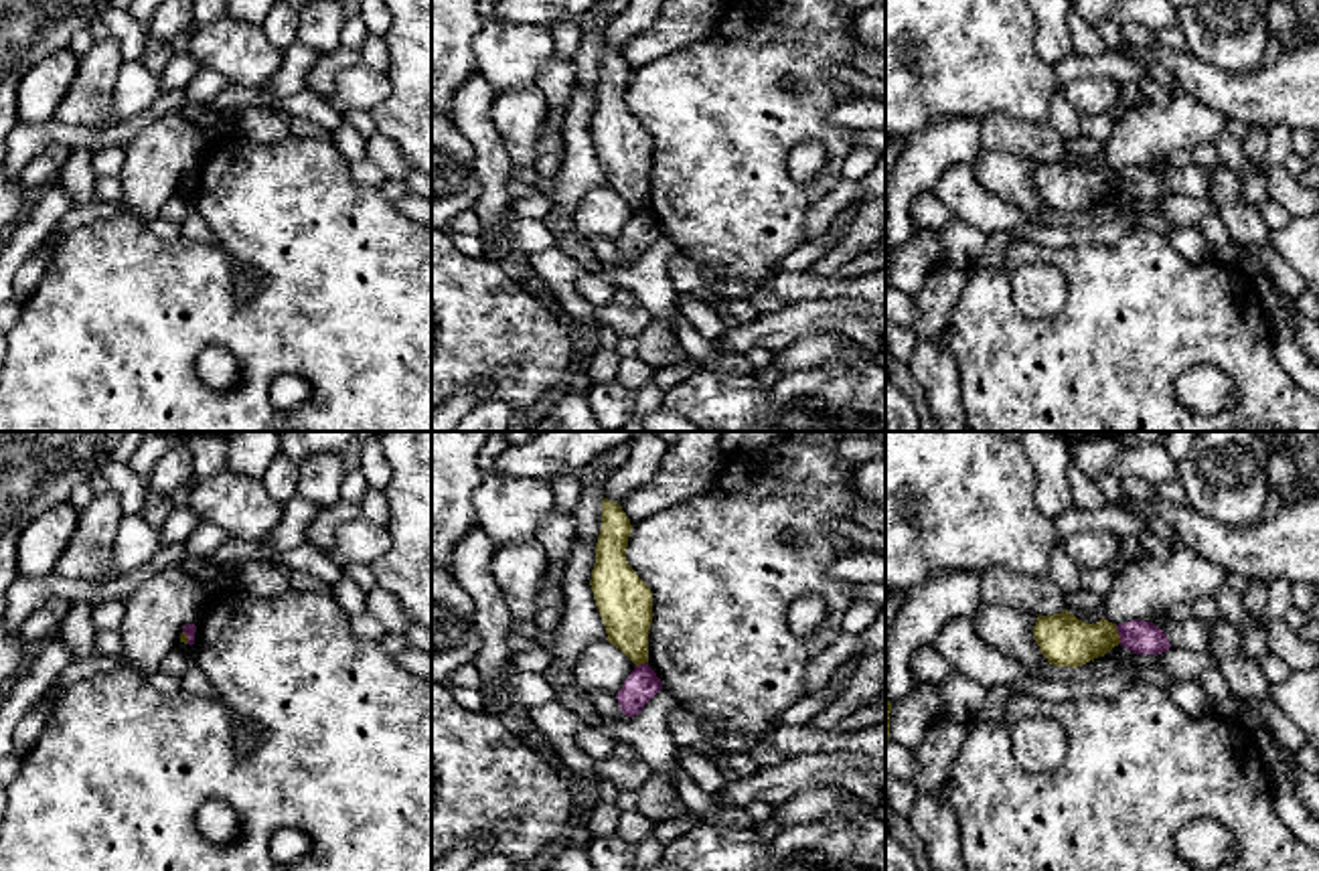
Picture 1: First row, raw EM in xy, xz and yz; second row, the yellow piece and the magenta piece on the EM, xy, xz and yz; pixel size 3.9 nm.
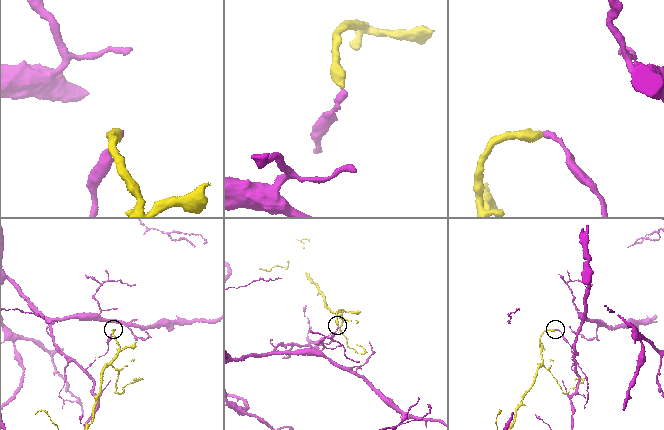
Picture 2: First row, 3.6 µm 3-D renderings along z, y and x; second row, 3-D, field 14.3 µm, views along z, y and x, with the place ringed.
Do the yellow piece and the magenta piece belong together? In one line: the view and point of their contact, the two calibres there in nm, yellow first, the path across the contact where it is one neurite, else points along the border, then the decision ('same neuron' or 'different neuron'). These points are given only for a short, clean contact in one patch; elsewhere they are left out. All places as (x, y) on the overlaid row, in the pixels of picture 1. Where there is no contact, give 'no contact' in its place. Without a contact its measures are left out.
yz (1117, 635) | 200/130 nm | along yz (1115, 626), (1119, 643) | different neuron

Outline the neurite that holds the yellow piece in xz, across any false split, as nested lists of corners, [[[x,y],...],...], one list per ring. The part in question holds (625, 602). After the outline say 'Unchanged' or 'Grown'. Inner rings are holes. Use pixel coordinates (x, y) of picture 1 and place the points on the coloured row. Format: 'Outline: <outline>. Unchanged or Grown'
Outline: [[[604,498],[590,585],[606,626],[606,640],[638,666],[648,662],[652,591],[626,561],[630,531],[622,506]]]. Unchanged

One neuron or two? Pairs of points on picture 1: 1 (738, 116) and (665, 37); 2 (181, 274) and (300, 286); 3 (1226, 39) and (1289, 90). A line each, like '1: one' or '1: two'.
1: two
2: one
3: two

